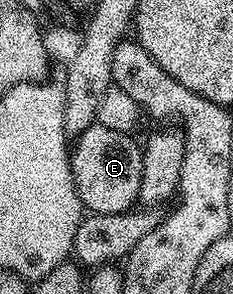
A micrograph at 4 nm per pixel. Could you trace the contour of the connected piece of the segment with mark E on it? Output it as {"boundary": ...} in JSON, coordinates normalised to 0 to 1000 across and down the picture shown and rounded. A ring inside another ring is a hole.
{"boundary":[[[408,415],[365,452],[318,463],[300,503],[305,585],[339,677],[378,721],[536,724],[597,690],[605,643],[605,548],[614,500],[562,476],[536,446],[451,439],[451,425]]]}

